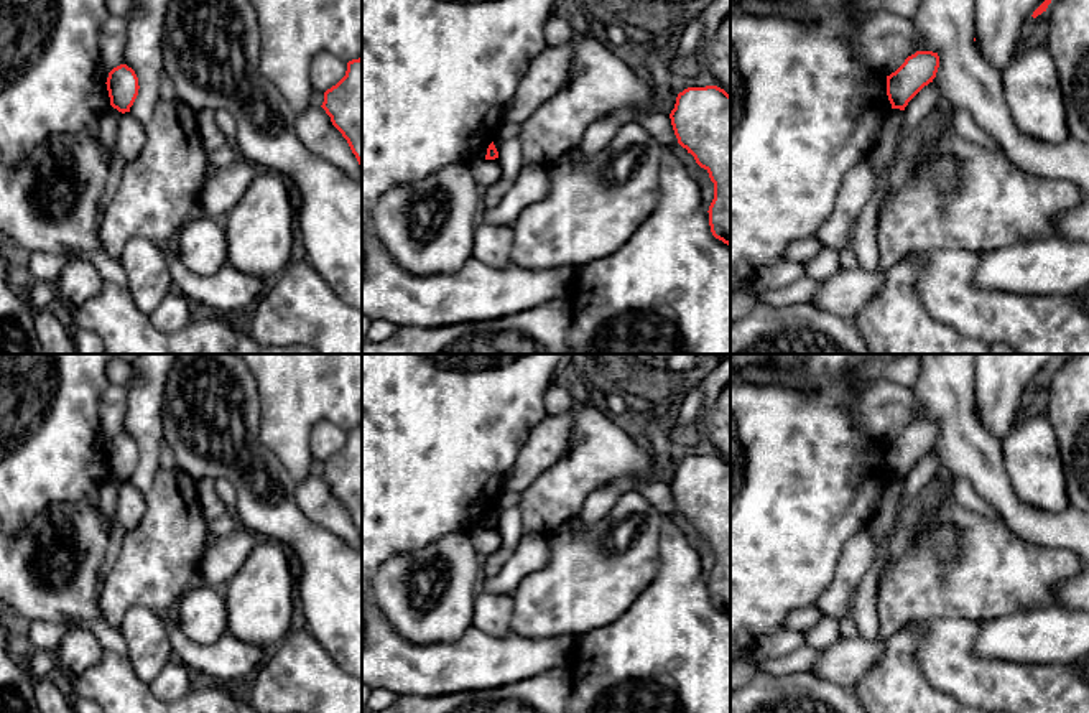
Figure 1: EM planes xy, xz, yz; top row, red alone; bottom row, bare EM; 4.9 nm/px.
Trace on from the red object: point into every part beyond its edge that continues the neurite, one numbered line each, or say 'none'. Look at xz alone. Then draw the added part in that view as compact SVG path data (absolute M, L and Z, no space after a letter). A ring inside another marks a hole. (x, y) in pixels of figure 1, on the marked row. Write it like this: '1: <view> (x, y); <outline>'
none

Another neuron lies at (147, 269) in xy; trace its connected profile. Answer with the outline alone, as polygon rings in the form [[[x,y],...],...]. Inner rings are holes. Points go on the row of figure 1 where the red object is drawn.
[[[137,237],[125,245],[120,263],[135,305],[146,315],[151,315],[174,290],[169,260],[155,242],[145,237]]]

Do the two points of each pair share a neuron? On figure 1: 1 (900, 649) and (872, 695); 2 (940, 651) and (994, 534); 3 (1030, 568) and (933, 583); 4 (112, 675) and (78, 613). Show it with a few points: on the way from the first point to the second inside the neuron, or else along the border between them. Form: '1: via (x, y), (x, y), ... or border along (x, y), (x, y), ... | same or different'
1: via (900, 661), (899, 669), (884, 684) | same
2: border along (981, 619), (922, 618), (918, 621) | different
3: via (1005, 573), (997, 573), (984, 583), (958, 583) | same
4: via (112, 659), (112, 641), (94, 623) | same

